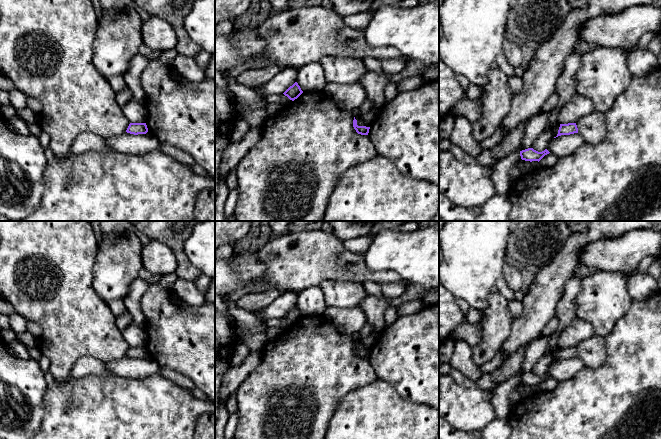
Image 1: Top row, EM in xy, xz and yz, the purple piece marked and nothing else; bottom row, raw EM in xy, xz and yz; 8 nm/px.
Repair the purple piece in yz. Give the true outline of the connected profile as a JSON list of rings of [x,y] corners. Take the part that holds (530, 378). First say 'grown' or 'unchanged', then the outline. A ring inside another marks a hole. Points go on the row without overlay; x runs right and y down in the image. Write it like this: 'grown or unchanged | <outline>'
unchanged | [[[528,372],[525,374],[520,375],[520,380],[522,384],[525,385],[540,385],[545,379],[549,378],[550,376],[545,373],[542,376],[538,376],[536,374],[534,374],[533,372]]]

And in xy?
unchanged | [[[130,347],[126,356],[134,359],[146,358],[148,352],[146,347]]]

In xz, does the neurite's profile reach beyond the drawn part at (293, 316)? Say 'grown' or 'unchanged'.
unchanged

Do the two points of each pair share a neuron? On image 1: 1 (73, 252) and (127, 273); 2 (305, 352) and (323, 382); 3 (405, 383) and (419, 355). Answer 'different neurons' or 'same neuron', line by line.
1: different neurons
2: same neuron
3: same neuron

